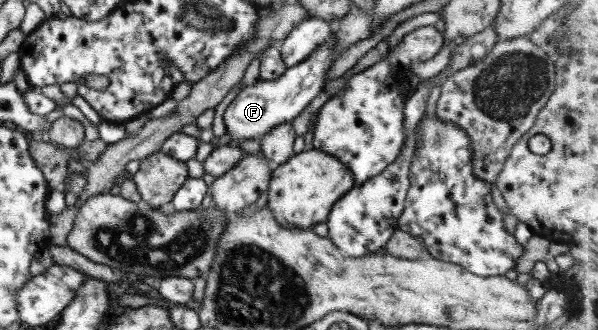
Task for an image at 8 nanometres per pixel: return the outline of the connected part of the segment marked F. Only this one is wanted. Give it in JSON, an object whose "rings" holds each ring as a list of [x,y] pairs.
{"rings":[[[331,29],[331,36],[319,44],[305,60],[297,65],[286,67],[283,74],[275,80],[257,79],[251,85],[243,86],[233,100],[227,105],[222,114],[225,133],[229,136],[229,145],[236,146],[240,139],[259,139],[267,131],[283,122],[291,121],[301,113],[301,110],[323,90],[325,73],[335,61],[333,49],[337,49],[335,30]]]}

